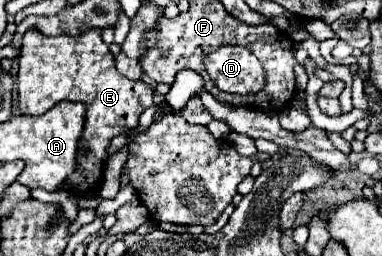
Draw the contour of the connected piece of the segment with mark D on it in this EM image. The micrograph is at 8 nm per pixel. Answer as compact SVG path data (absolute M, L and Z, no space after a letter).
M223 46L205 58L211 80L223 92L253 94L263 88L265 74L261 62L241 46Z

